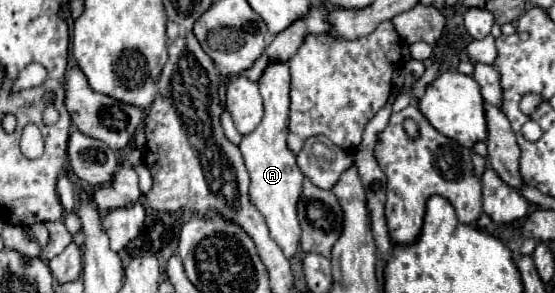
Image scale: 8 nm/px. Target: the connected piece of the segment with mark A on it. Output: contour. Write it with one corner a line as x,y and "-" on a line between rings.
269,61
269,65
265,67
257,83
259,83
259,91
263,97
265,115
261,123
257,125
257,129
243,137
243,141
239,143
239,149
243,153
245,167
251,175
249,195
255,207
265,217
271,237
279,243
279,247
283,249
287,257
293,257
299,247
299,235
301,235
295,205
301,195
303,173
299,171
295,163
295,155
287,147
287,135
289,135
287,125
289,125
289,103
291,103
289,99
289,63

